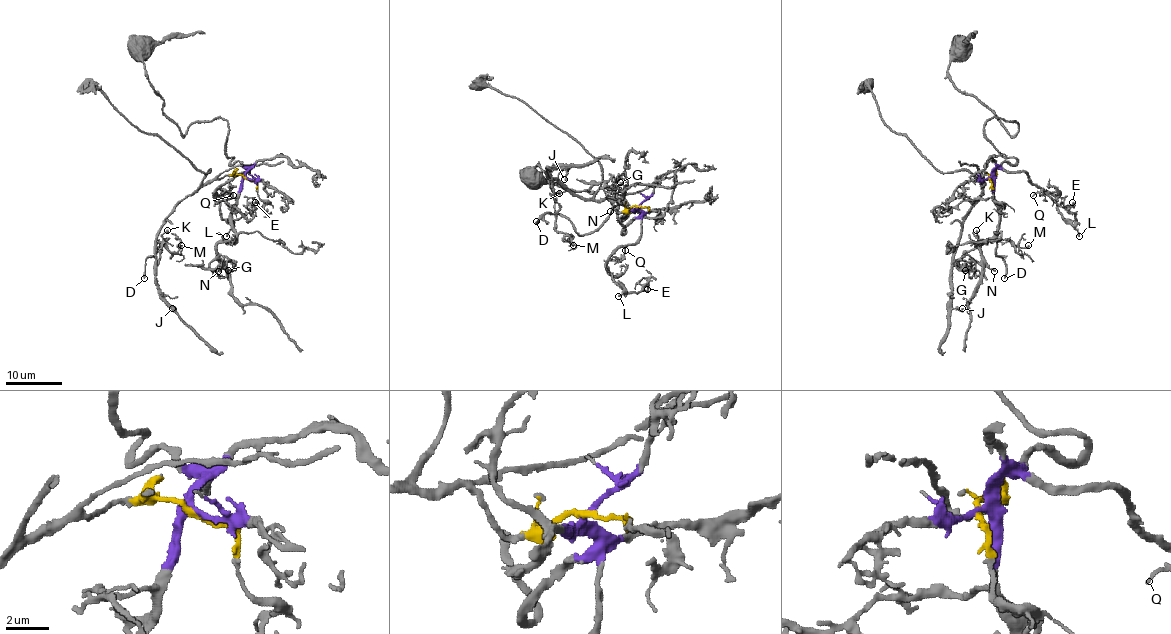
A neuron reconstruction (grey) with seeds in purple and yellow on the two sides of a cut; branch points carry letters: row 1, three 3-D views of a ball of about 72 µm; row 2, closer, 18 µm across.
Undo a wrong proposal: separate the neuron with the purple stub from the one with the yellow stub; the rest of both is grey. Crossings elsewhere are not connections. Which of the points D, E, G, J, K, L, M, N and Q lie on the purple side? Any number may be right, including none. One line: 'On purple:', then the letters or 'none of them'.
On purple: E, G, L, N, Q

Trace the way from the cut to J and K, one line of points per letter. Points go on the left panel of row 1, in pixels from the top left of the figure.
J: (246, 178), (225, 175), (201, 183), (166, 218), (157, 238), (155, 285), (158, 294), (172, 308)
K: (246, 178), (225, 175), (201, 183), (166, 218), (157, 238), (158, 259), (162, 235), (168, 229)

